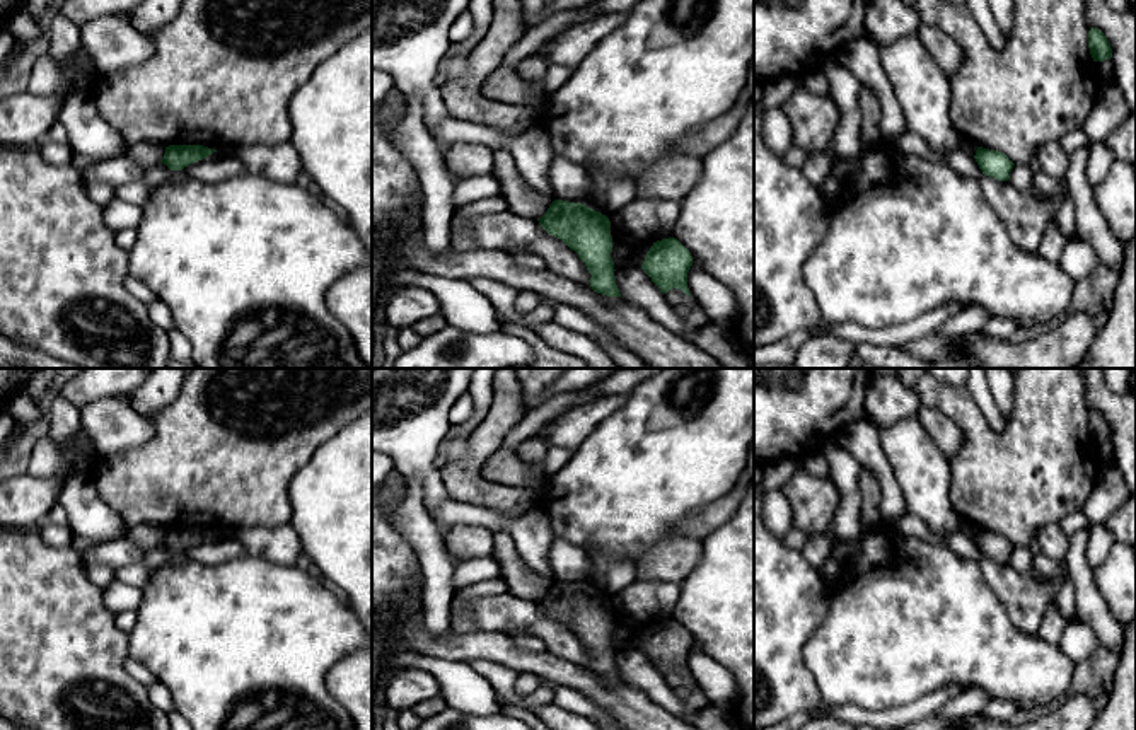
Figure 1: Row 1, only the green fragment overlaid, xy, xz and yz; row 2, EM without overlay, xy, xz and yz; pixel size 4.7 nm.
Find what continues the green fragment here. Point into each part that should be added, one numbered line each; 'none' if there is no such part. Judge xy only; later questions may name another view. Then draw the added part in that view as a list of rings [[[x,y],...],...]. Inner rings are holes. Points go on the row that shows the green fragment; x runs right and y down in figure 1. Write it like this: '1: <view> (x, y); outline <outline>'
none

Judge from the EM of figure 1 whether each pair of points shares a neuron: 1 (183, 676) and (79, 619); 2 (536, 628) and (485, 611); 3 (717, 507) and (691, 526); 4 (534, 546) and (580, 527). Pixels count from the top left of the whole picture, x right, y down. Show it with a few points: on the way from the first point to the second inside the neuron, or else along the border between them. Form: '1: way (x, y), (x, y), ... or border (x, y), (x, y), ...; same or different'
1: border (127, 633), (130, 655); different
2: way (524, 616), (519, 613), (497, 613); same
3: way (710, 514), (698, 524); same
4: border (534, 504), (555, 538); different

